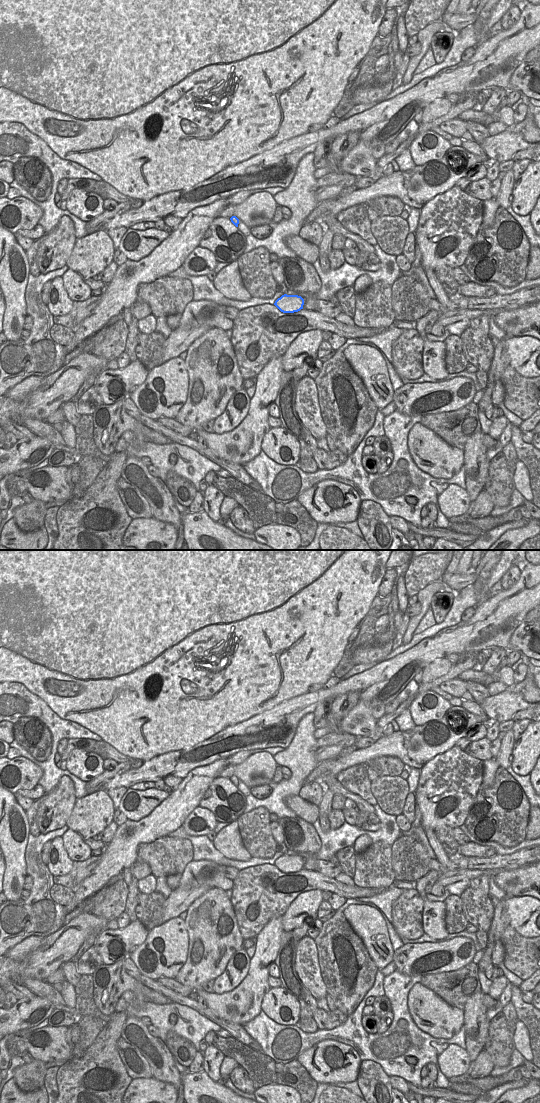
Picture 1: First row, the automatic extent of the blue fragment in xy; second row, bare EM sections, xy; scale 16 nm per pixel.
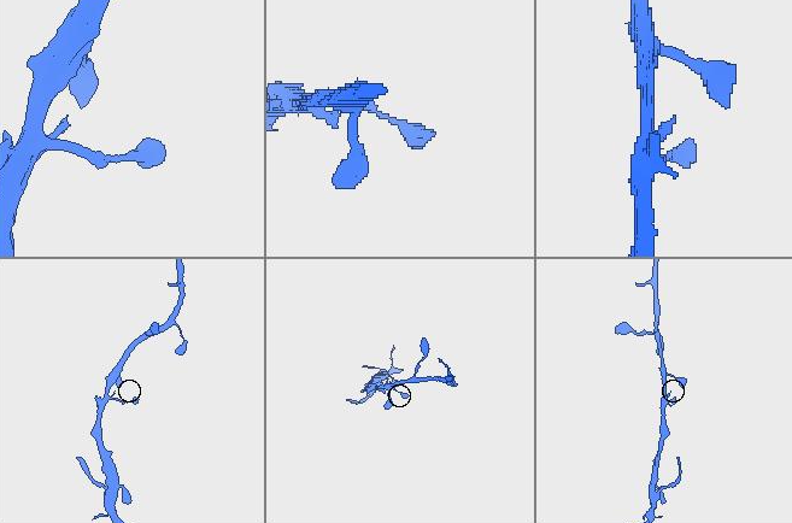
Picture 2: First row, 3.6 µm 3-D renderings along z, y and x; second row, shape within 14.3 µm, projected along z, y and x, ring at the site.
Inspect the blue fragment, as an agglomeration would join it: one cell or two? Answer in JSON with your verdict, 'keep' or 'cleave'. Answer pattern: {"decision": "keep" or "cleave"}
{"decision": "keep"}

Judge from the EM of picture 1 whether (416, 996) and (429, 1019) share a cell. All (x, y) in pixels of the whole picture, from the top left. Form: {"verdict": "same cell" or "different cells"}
{"verdict": "same cell"}

